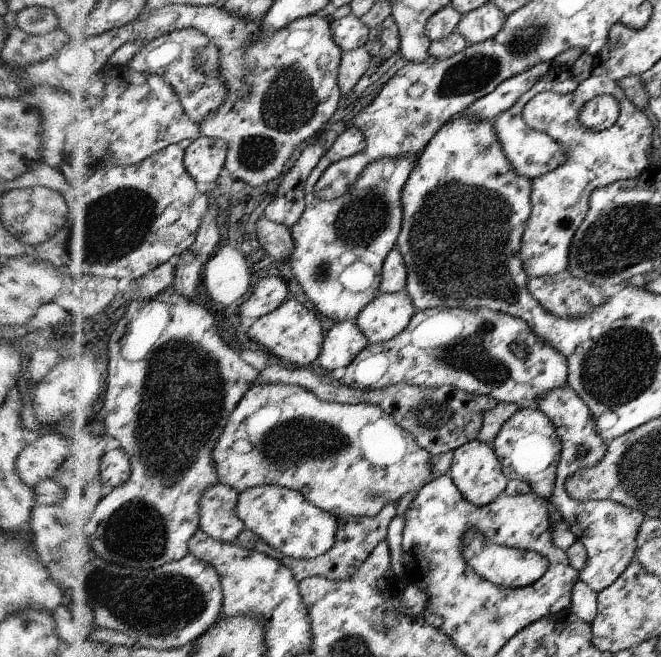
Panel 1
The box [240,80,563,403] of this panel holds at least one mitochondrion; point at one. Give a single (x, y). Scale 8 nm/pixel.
(458, 240)

